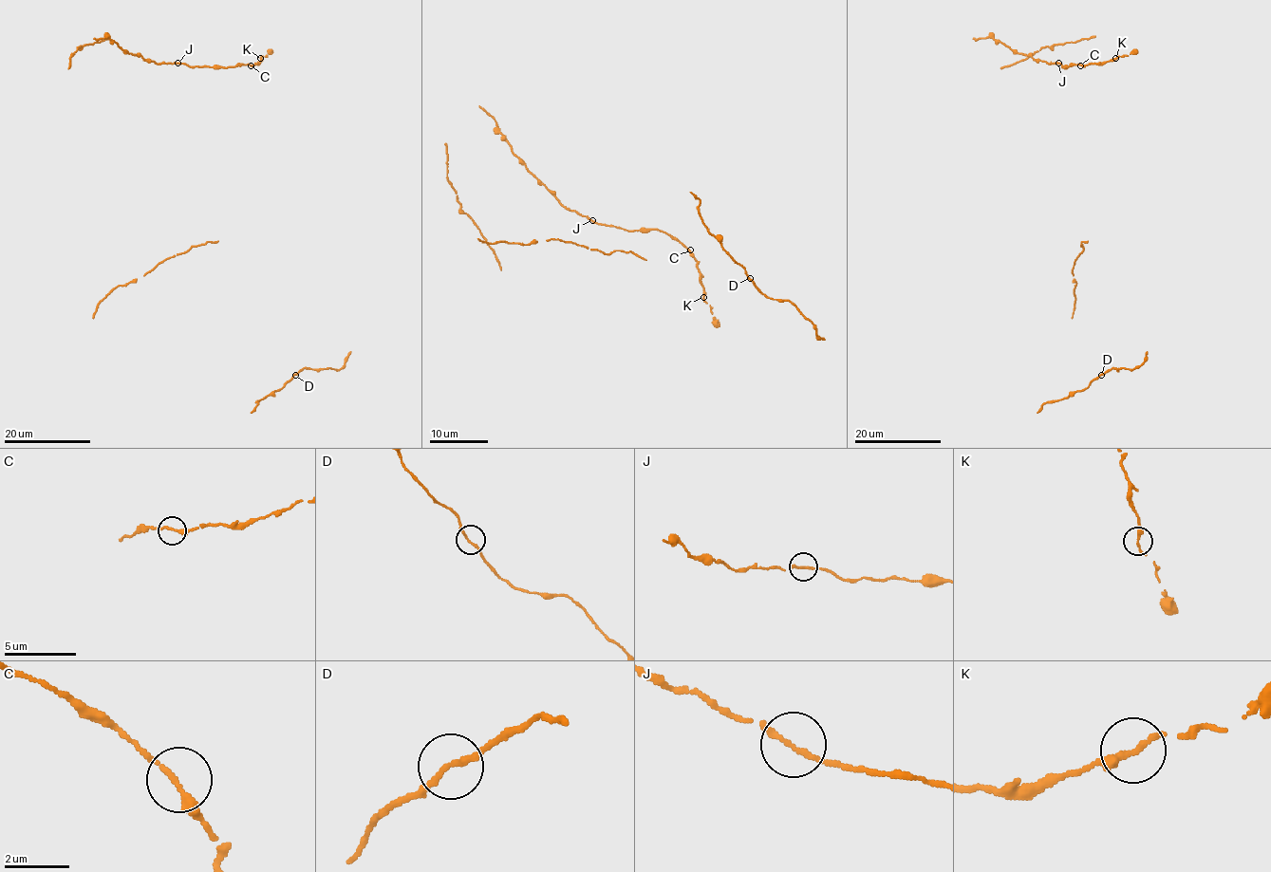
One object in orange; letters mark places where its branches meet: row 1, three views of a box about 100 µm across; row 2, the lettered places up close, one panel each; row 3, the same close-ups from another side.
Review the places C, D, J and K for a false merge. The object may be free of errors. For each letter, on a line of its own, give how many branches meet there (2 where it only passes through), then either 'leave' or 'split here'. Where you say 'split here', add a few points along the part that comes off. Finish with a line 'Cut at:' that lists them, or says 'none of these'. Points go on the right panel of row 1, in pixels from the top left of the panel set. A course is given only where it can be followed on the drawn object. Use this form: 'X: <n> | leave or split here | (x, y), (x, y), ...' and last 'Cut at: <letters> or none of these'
C: 2 | leave
D: 2 | leave
J: 2 | leave
K: 2 | leave
Cut at: none of these

